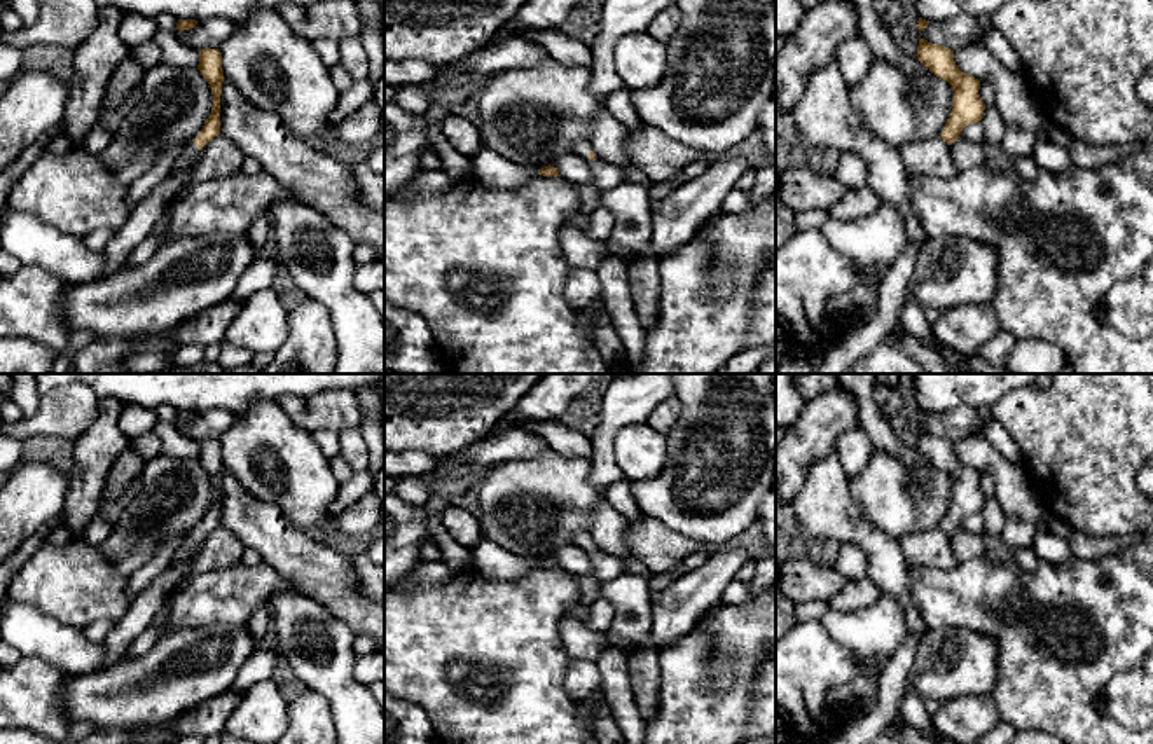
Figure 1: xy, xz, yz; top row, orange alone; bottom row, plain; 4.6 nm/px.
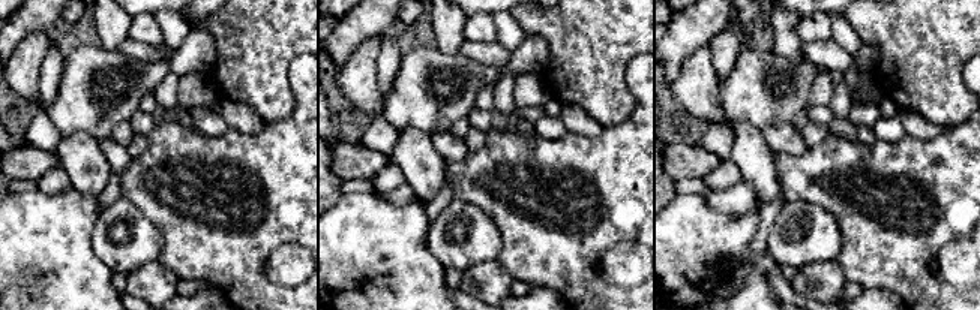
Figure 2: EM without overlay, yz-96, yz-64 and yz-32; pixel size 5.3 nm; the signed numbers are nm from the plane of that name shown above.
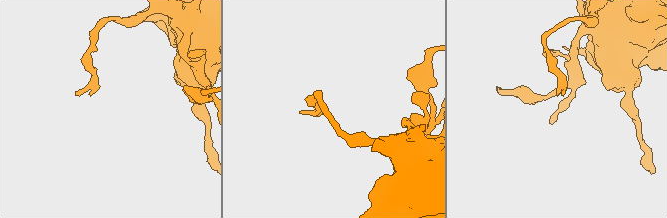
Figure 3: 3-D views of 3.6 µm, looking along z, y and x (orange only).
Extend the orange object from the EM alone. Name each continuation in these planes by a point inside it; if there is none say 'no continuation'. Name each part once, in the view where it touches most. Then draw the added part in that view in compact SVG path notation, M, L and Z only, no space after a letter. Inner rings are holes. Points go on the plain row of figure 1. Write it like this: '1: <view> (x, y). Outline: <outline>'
1: xy (191, 542). Outline: M190 531L183 538L182 545L178 547L178 550L175 552L169 566L176 566L178 562L189 559L190 554L199 547L199 543L201 541L197 540L197 536Z

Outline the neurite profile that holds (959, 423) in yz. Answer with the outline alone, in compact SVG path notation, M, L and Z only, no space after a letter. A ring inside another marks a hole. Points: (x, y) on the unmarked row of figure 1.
M968 405L943 412L929 412L919 428L956 444L963 438L978 435L980 414L982 412Z

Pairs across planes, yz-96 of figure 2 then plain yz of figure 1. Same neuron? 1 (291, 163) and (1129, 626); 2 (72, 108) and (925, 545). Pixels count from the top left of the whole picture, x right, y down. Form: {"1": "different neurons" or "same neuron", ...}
{"1": "same neuron", "2": "different neurons"}

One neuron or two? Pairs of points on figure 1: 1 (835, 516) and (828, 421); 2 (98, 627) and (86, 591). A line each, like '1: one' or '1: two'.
1: two
2: two

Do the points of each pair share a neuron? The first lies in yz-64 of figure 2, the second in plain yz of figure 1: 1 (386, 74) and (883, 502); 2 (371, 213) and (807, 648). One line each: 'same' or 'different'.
1: different
2: same

